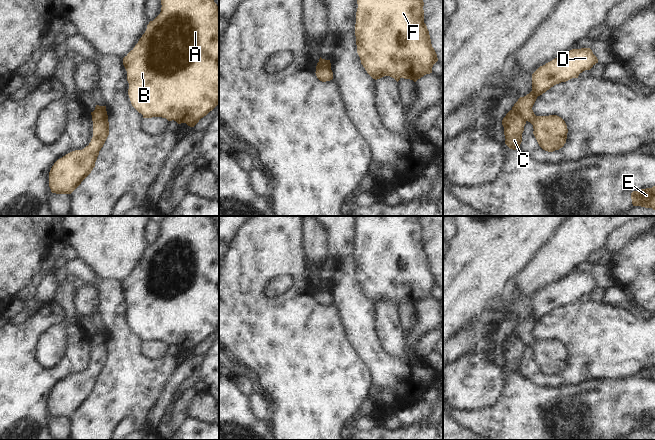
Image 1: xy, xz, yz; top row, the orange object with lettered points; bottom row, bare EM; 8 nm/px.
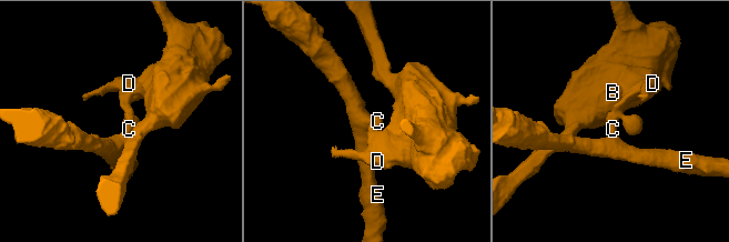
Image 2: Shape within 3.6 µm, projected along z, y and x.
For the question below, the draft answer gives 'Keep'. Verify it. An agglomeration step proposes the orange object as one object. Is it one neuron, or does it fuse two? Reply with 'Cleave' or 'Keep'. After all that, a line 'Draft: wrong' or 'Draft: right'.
Cleave.
Draft: wrong

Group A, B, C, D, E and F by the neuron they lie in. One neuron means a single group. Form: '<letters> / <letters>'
A B D F / C E

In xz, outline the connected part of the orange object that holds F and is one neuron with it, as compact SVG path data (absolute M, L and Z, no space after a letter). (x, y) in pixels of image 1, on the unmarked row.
M358 216L357 228L355 248L357 277L361 288L373 303L390 300L397 306L401 302L416 306L424 299L432 297L432 291L438 282L424 247L424 226L421 216Z

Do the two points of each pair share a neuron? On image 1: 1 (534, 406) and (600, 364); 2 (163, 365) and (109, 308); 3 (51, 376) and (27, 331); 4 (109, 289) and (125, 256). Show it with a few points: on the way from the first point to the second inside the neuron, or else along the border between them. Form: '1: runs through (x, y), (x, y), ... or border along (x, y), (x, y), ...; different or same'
1: border along (585, 382), (569, 387), (539, 388); different
2: runs through (145, 363), (122, 340), (118, 326); same
3: runs through (38, 369), (27, 358), (27, 344); same
4: border along (93, 269), (100, 277), (117, 279), (122, 282); different

